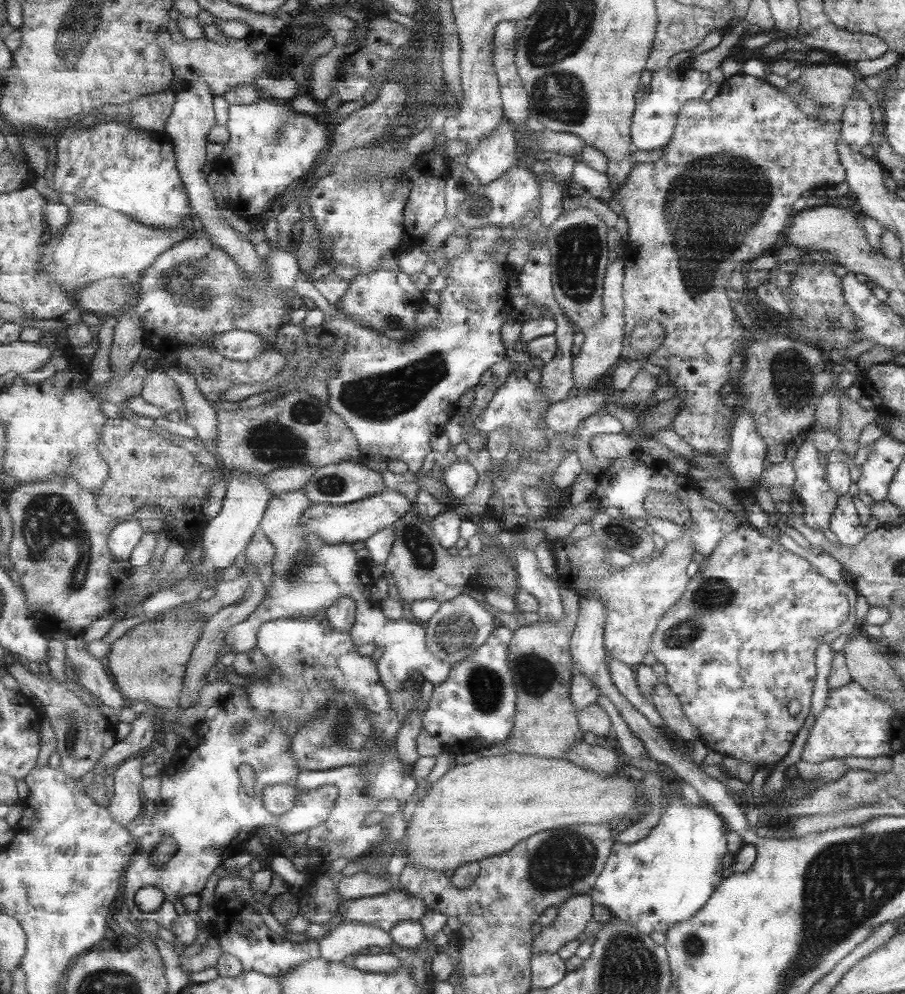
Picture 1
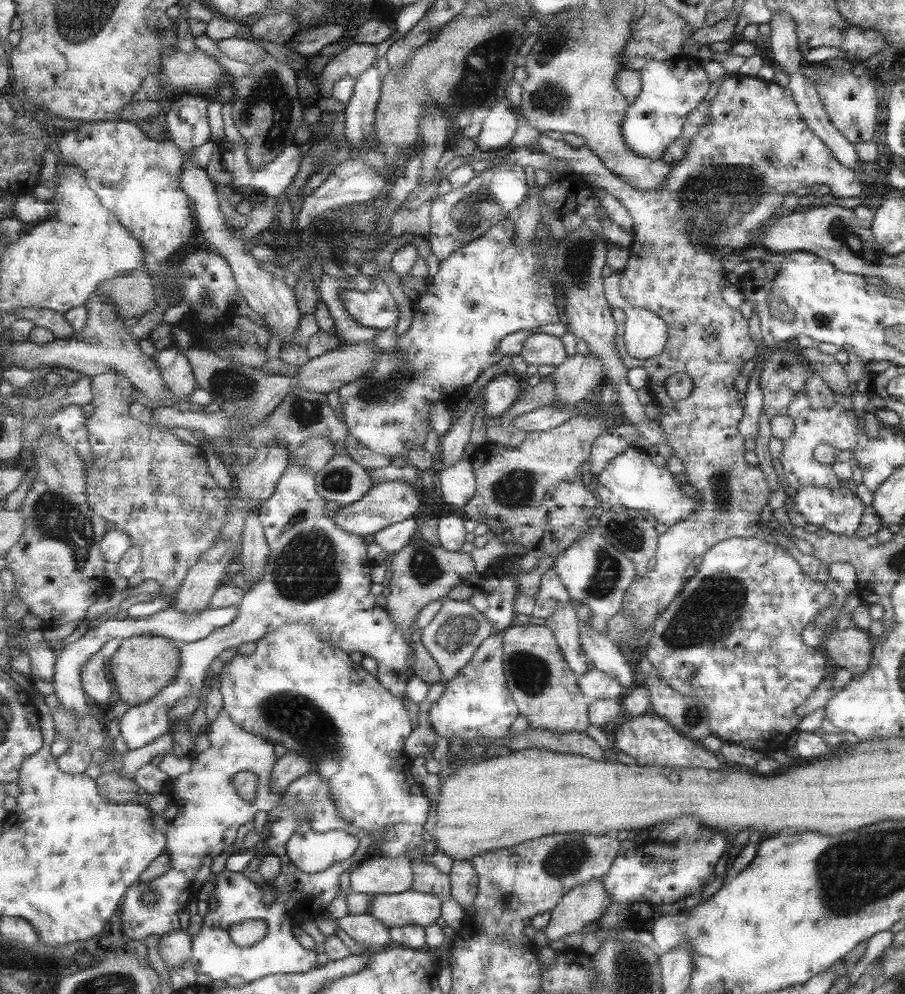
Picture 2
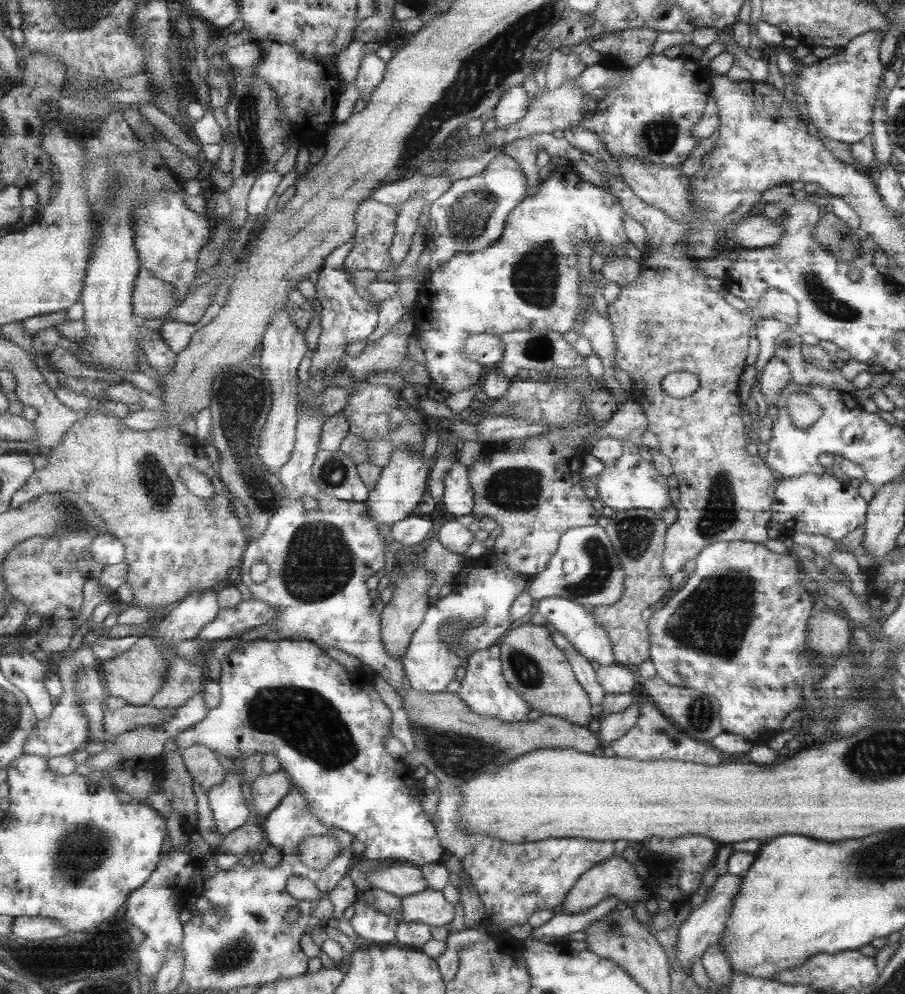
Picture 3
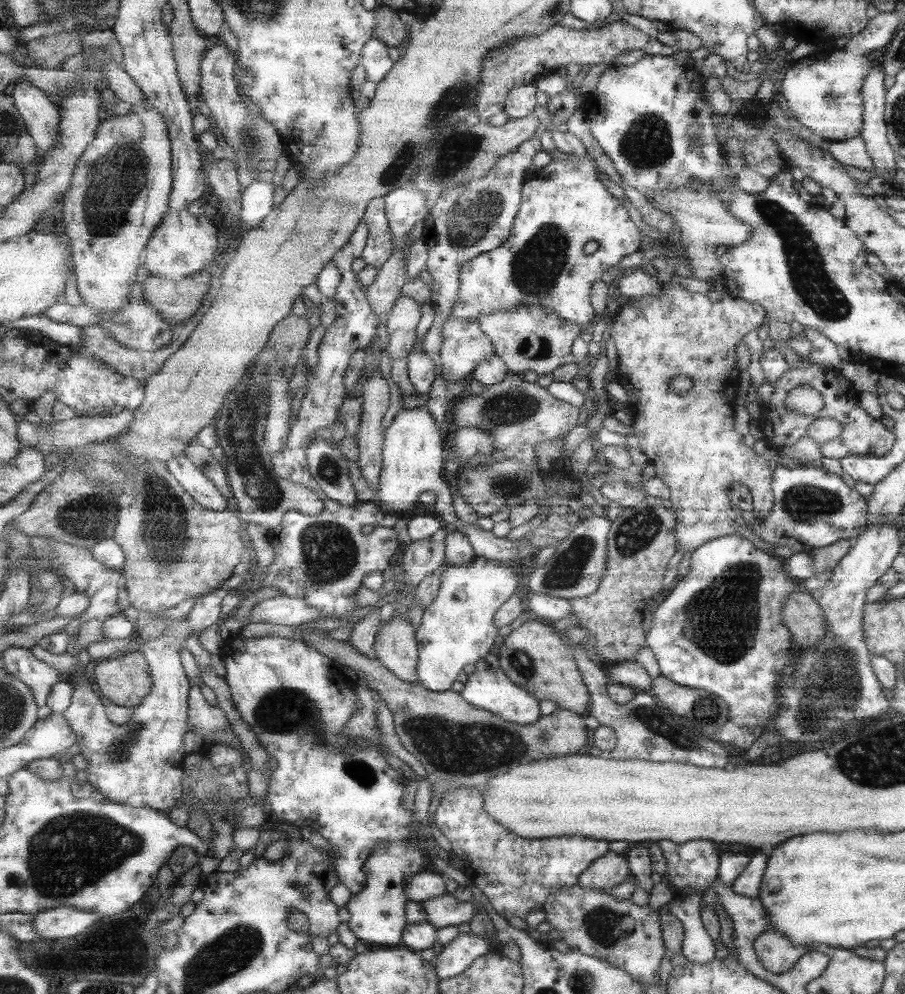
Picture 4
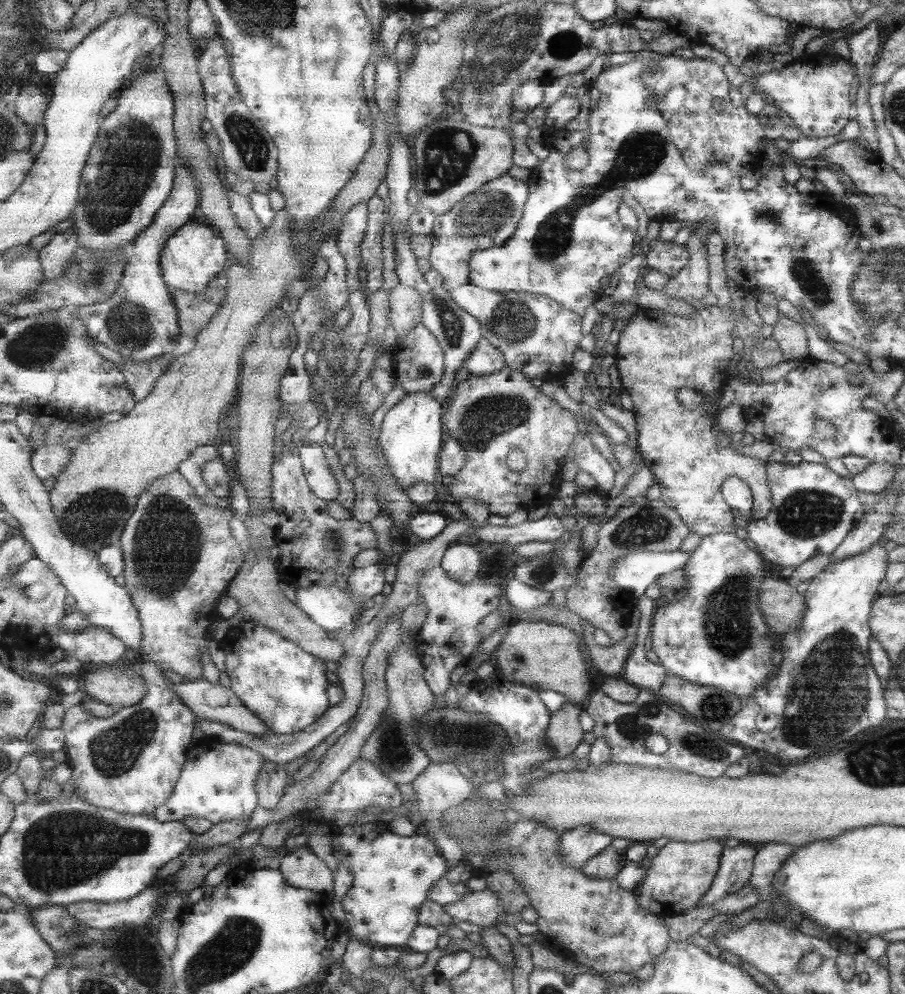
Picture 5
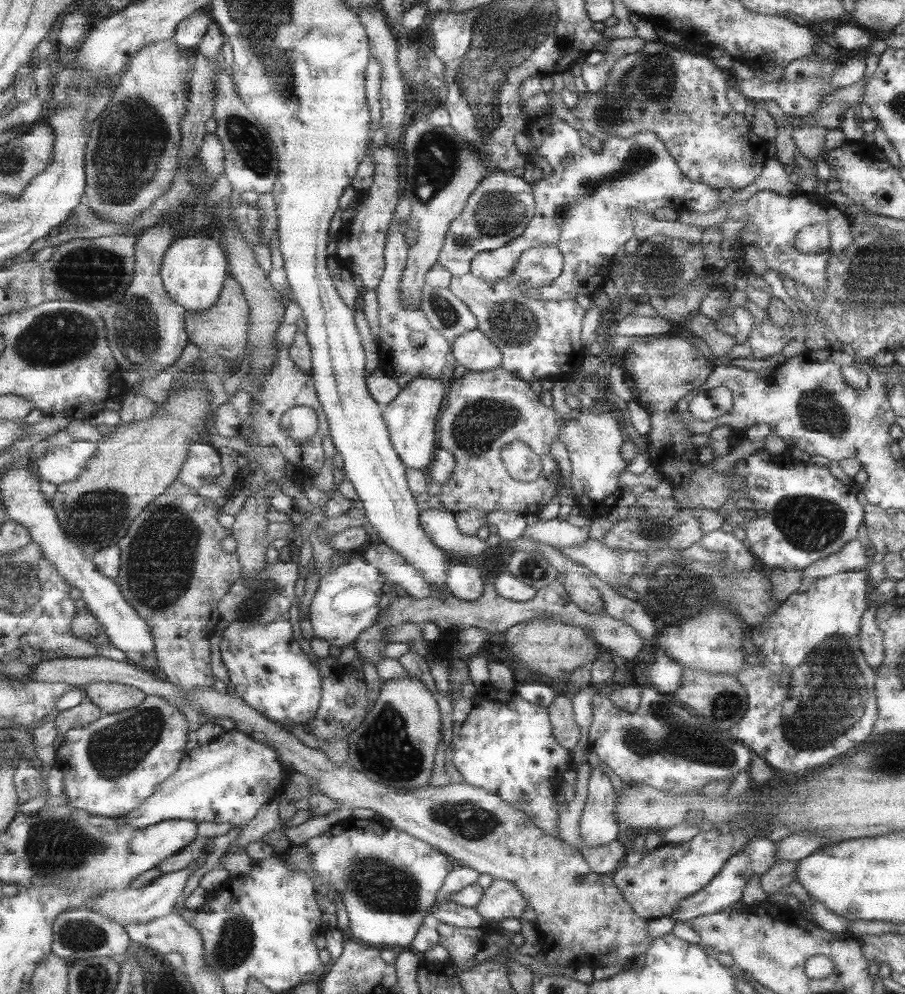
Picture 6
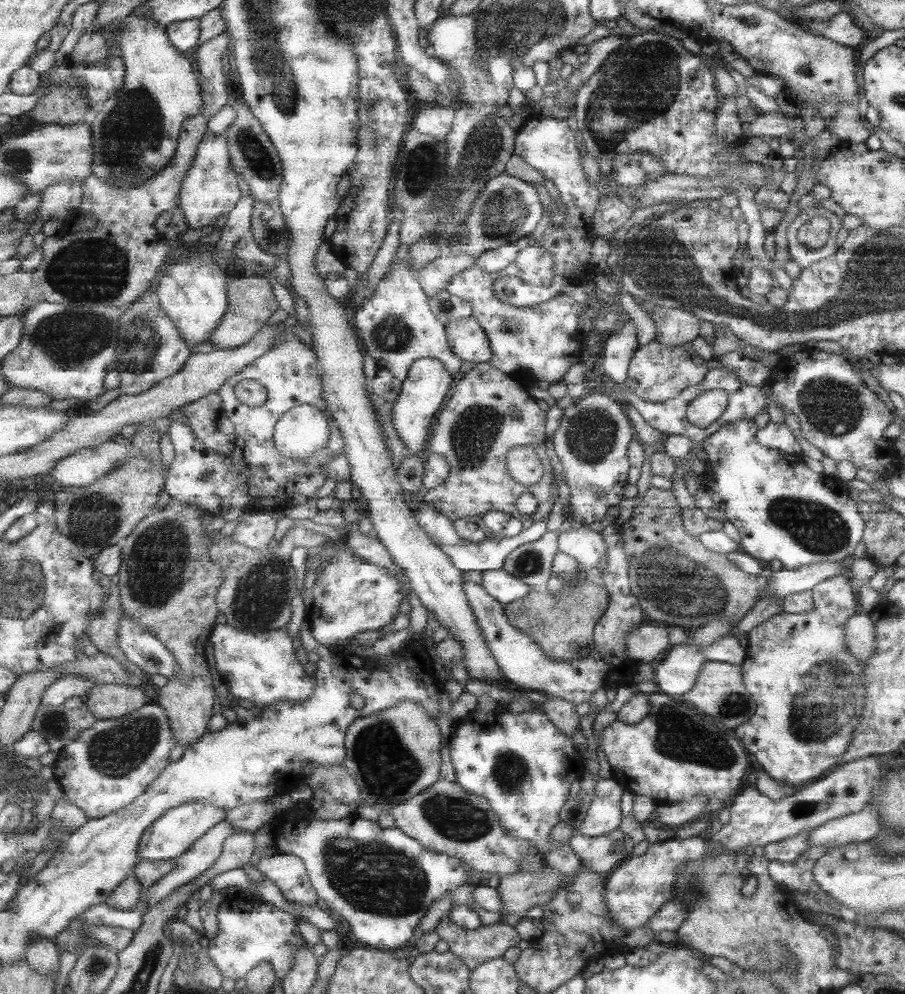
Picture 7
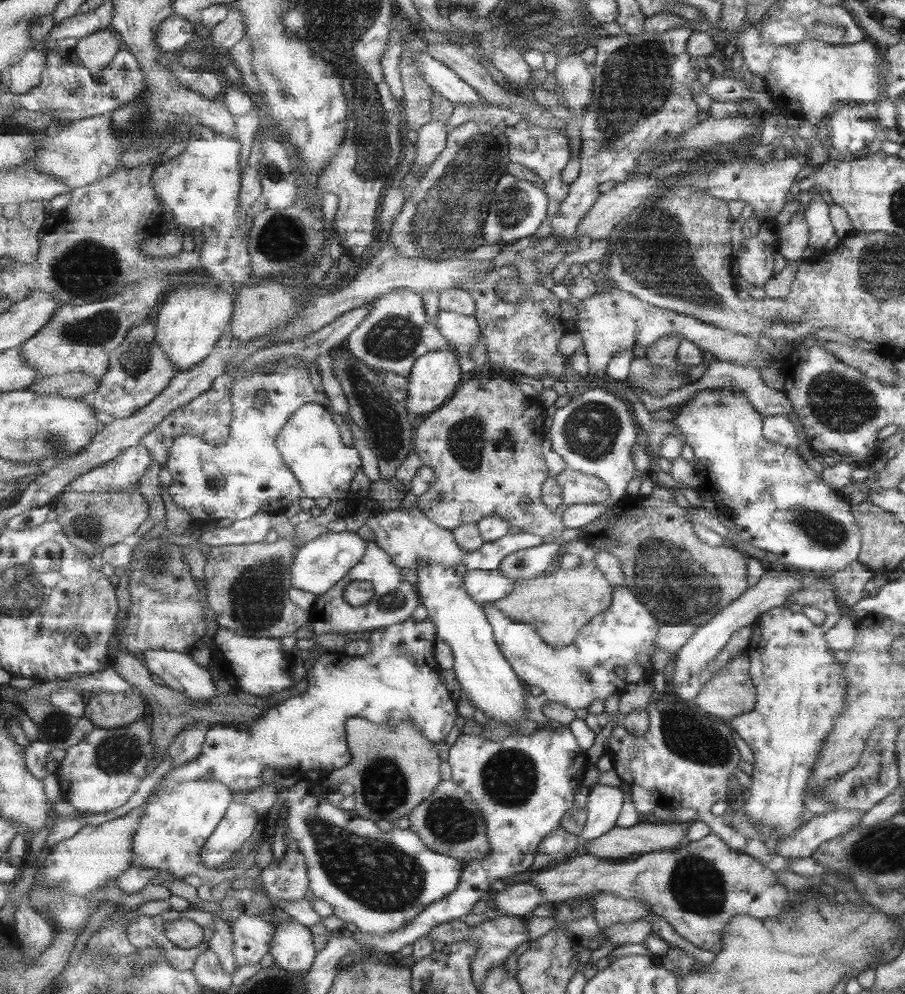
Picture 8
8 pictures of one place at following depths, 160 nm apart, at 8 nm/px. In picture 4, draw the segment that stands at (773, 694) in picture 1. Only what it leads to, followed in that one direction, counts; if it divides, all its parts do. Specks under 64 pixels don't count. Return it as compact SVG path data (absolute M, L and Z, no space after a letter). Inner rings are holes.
M739 534L709 540L692 552L690 571L653 613L646 646L658 661L661 676L723 698L729 705L728 722L747 728L760 726L779 711L776 694L782 677L780 671L795 656L797 647L780 617L784 598L795 591L793 580L781 572L779 559L757 550L749 540L739 538Z

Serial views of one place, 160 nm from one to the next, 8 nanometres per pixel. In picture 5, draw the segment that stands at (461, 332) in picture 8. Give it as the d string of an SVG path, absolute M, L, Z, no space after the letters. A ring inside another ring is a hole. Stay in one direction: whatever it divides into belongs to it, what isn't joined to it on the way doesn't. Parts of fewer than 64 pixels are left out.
M485 337L479 340L471 354L473 356L465 360L465 368L471 375L489 376L507 367L504 353L494 348Z

